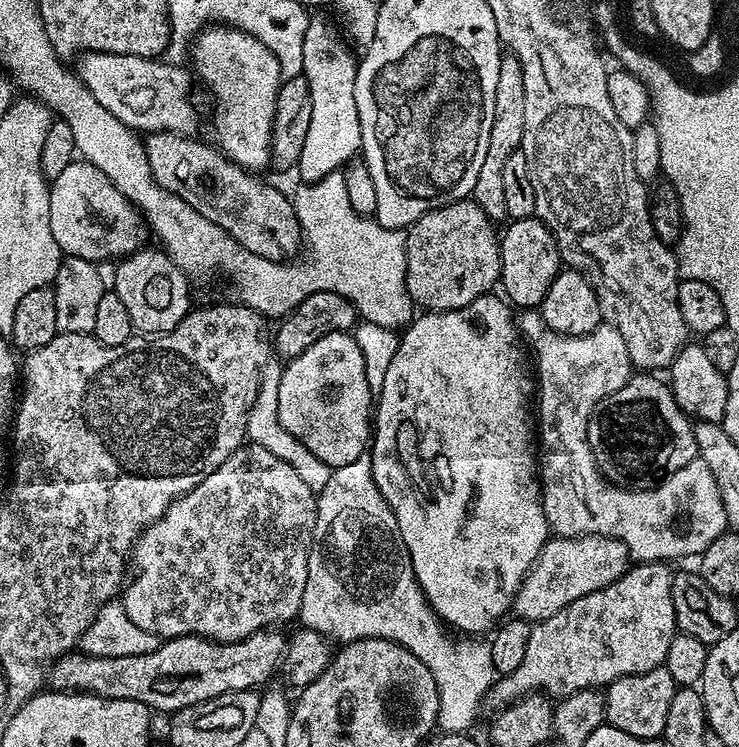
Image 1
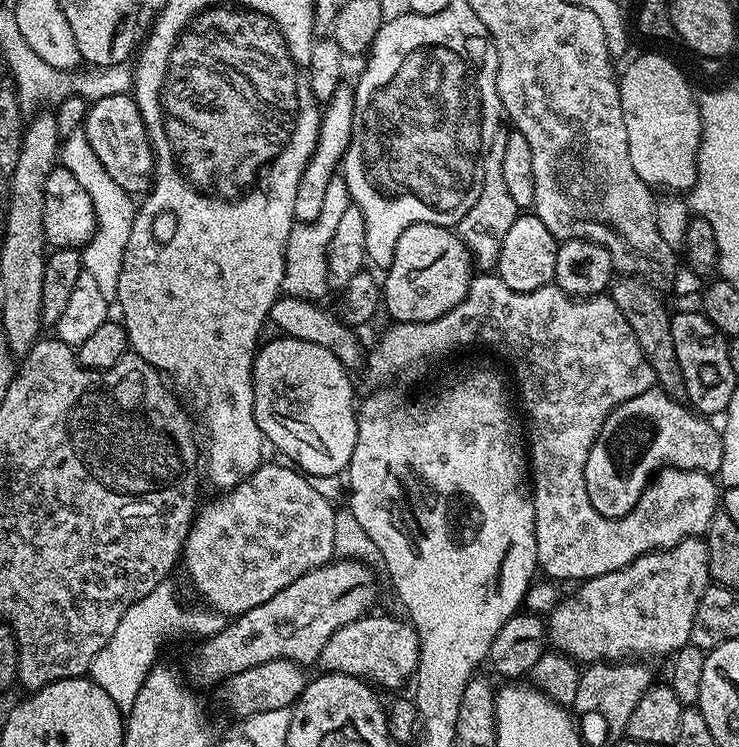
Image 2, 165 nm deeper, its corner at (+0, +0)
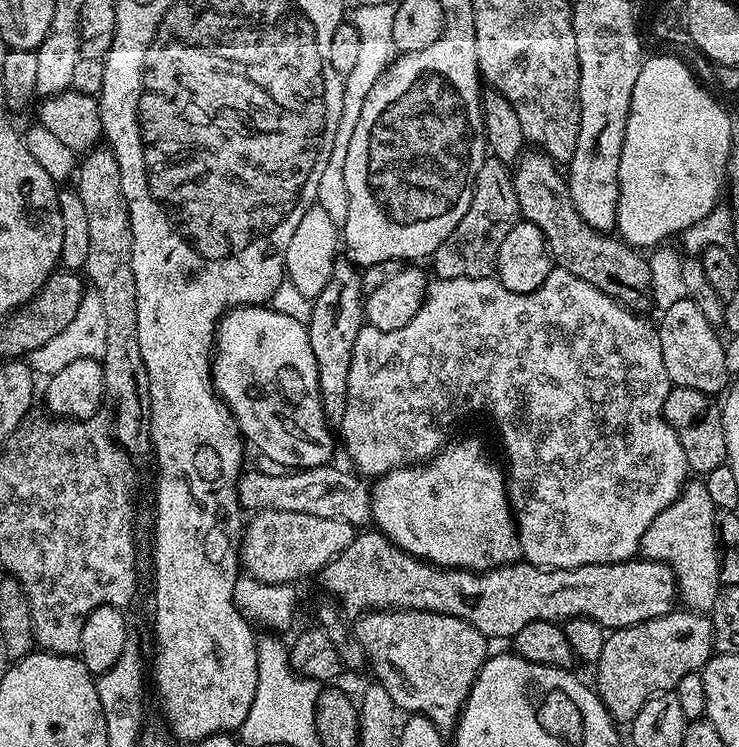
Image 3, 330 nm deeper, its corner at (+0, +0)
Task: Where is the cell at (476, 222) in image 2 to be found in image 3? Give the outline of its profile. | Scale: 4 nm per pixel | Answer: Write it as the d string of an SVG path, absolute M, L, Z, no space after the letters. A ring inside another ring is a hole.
M489 155L482 162L482 166L478 166L470 206L466 214L462 214L462 222L454 226L446 242L442 242L442 246L438 246L438 250L431 257L430 263L436 271L435 279L453 280L492 276L498 262L498 250L502 250L502 242L506 239L506 234L510 234L510 230L514 230L514 226L519 224L521 219L509 165L503 164L497 156Z

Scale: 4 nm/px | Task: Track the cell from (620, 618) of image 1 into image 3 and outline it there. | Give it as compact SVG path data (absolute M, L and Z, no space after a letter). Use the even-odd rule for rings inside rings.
M692 478L685 483L680 497L650 526L646 526L646 534L640 539L639 555L646 560L657 560L676 575L676 591L678 600L685 609L701 614L711 613L714 602L721 590L720 555L716 545L714 530L714 502L710 502L710 494L706 490L703 479Z

